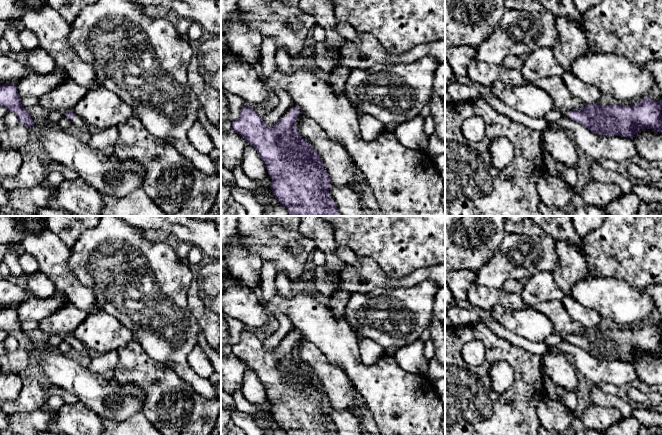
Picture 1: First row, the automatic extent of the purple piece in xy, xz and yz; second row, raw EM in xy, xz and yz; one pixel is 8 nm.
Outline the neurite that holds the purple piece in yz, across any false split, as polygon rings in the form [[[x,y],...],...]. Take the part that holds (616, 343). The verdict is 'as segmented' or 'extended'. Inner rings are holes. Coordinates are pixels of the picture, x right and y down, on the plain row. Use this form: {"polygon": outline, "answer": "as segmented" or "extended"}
{"polygon": [[[646,322],[635,326],[633,329],[624,330],[621,327],[601,330],[597,327],[584,330],[580,334],[563,336],[564,342],[571,343],[587,351],[598,359],[621,360],[633,363],[640,353],[652,353],[662,358],[662,325]]], "answer": "extended"}

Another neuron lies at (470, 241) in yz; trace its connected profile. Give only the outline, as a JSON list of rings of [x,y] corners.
[[[445,216],[445,271],[477,272],[499,250],[506,234],[505,216]]]

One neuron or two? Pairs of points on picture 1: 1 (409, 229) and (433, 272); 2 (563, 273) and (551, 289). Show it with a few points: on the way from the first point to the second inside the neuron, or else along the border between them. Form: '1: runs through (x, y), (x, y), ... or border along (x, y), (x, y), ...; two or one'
1: border along (434, 265), (415, 269), (408, 275); two
2: border along (551, 273), (554, 283), (565, 295); two

